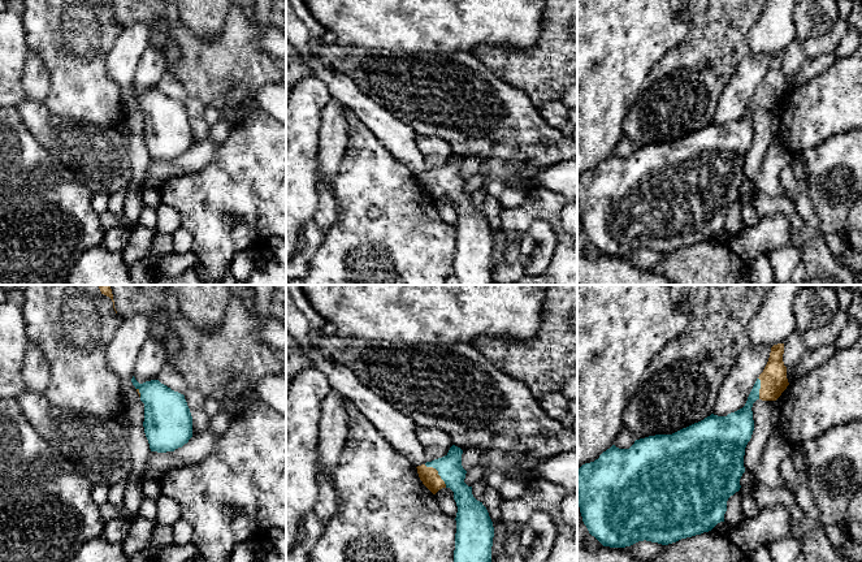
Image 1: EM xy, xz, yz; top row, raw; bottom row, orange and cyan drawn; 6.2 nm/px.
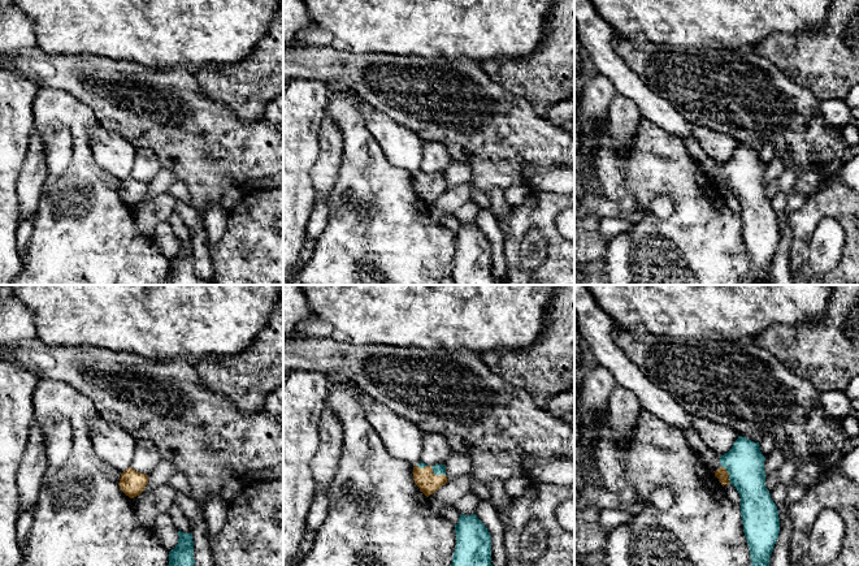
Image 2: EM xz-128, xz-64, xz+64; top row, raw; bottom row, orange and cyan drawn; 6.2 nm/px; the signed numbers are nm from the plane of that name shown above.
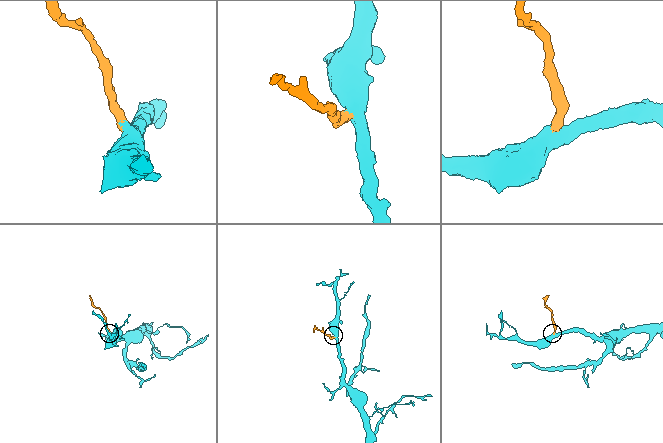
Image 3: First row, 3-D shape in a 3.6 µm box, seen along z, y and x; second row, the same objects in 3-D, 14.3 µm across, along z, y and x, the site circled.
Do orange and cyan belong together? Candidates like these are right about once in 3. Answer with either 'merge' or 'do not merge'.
merge

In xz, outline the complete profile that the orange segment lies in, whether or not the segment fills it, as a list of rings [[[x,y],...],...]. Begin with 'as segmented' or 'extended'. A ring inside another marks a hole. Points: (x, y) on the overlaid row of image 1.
extended; [[[452,445],[445,457],[417,466],[417,474],[433,494],[442,488],[454,492],[458,506],[454,562],[491,562],[493,522],[482,502],[473,497],[472,487],[464,483],[462,454]]]

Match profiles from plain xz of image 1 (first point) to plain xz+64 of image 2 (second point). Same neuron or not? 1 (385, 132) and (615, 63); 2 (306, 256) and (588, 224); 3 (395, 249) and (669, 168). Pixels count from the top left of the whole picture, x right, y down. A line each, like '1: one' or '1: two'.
1: one
2: two
3: one

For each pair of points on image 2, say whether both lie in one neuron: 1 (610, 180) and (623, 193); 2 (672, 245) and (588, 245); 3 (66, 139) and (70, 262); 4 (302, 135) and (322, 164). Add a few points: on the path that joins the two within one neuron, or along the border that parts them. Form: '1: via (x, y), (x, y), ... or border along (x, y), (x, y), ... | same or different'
1: via (612, 182), (620, 190) | same
2: border along (610, 241), (606, 249), (604, 271) | different
3: via (81, 169), (96, 188), (85, 232) | same
4: border along (321, 126), (319, 155), (311, 172), (312, 186) | different

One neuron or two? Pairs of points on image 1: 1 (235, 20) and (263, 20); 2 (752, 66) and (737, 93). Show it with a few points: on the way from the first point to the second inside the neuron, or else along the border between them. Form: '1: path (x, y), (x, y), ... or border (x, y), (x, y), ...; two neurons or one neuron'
1: path (242, 22), (256, 22); one neuron
2: path (749, 73), (741, 86); one neuron

